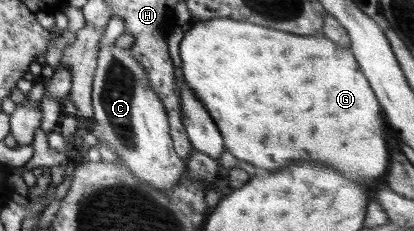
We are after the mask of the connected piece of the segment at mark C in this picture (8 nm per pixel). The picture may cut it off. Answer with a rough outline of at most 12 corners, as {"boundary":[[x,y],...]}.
{"boundary":[[100,48],[95,125],[140,181],[171,191],[187,165],[130,48]]}

